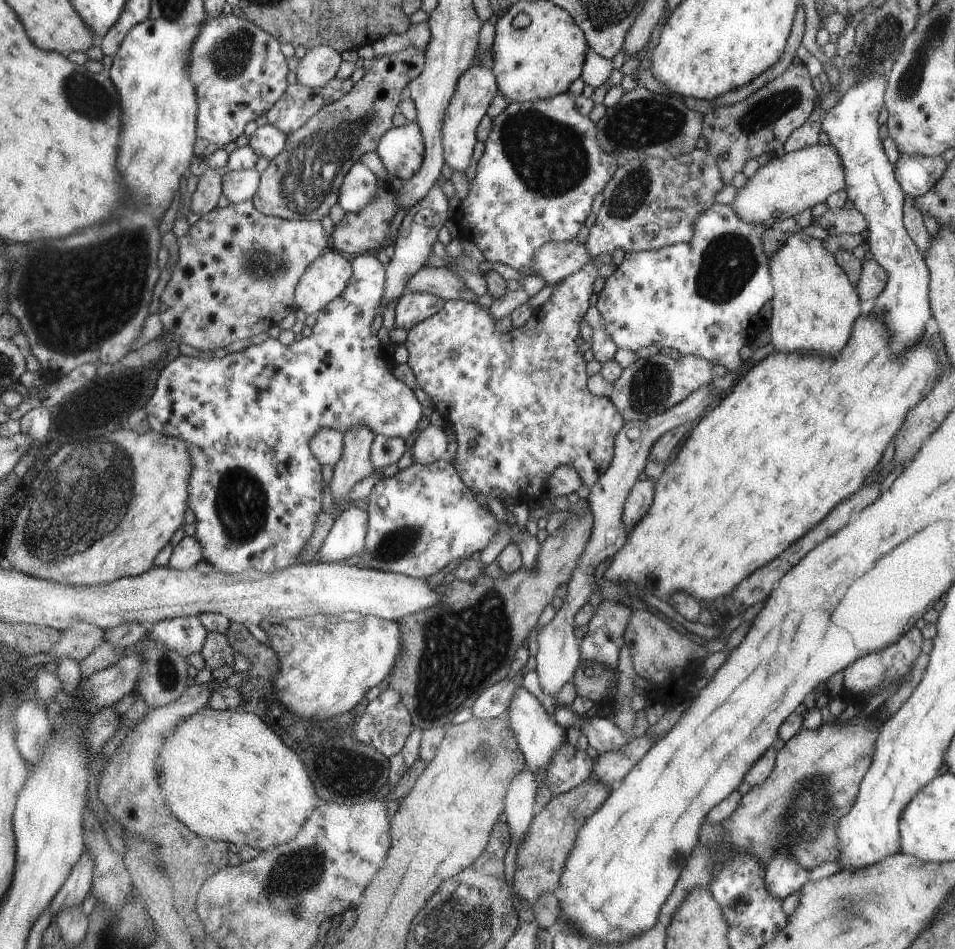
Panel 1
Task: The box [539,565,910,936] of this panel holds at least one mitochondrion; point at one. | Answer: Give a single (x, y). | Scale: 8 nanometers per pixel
(804, 822)

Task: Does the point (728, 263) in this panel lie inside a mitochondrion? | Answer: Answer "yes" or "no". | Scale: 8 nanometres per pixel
yes

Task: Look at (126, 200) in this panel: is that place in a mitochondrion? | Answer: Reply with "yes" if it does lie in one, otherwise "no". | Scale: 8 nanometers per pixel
no

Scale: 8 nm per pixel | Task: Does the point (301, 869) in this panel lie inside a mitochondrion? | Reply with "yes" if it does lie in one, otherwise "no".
yes

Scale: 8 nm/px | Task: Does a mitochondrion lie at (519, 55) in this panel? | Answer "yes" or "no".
no

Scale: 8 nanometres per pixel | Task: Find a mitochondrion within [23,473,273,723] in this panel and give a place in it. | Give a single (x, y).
(168, 677)

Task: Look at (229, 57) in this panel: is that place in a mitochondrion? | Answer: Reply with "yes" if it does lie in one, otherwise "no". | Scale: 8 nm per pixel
yes

